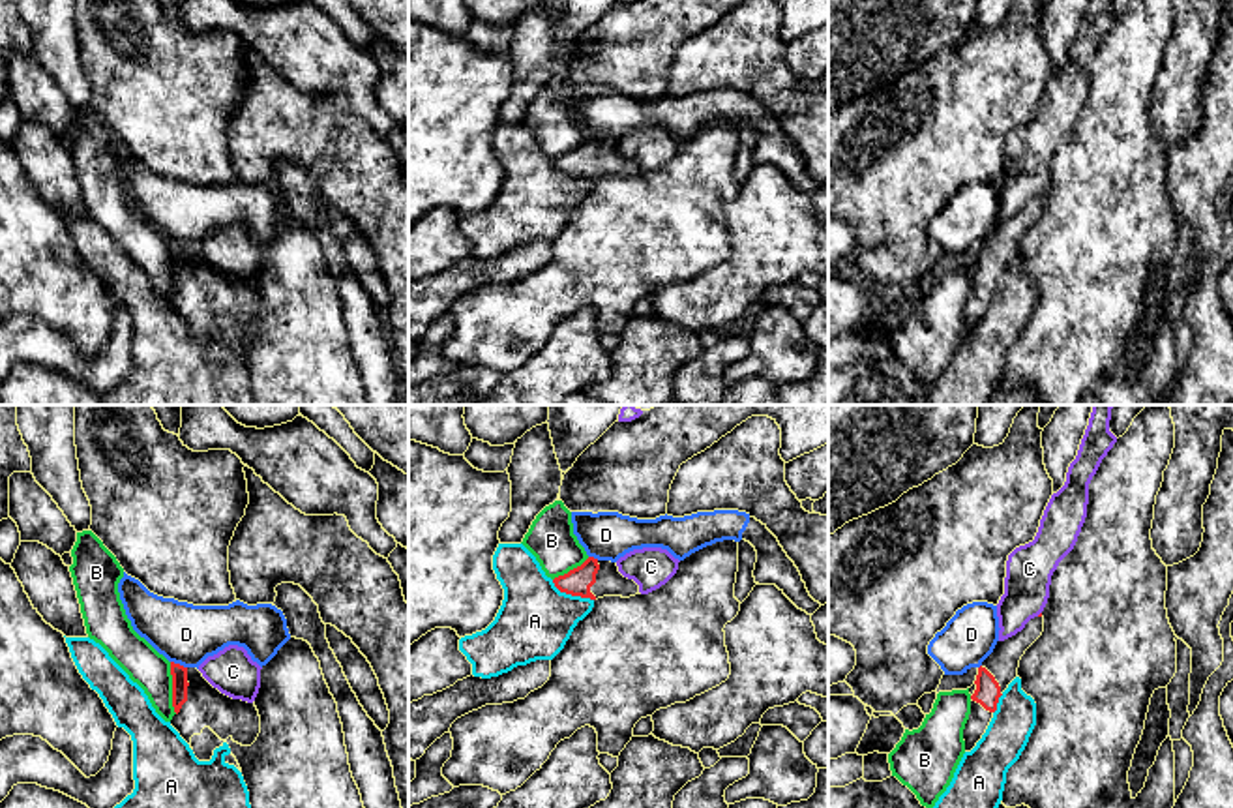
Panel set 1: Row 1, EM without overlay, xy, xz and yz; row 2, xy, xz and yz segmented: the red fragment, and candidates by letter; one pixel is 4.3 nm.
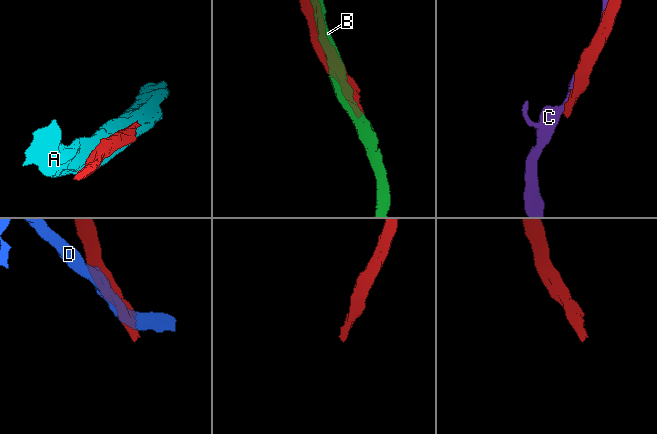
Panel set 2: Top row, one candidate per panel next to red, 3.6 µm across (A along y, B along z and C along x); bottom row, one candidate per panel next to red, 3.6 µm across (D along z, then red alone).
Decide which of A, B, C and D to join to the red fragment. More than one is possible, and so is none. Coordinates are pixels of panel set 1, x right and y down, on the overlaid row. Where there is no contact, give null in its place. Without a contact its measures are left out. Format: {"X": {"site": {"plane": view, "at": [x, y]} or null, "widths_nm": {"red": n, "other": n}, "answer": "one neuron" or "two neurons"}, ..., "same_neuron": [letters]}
{"A": {"site": {"plane": "xz", "at": [572, 595]}, "widths_nm": {"red": 120, "other": 320}, "answer": "two neurons"}, "B": {"site": {"plane": "xy", "at": [173, 688]}, "widths_nm": {"red": 70, "other": 160}, "answer": "two neurons"}, "C": {"site": null, "answer": "two neurons"}, "D": {"site": {"plane": "xy", "at": [178, 664]}, "widths_nm": {"red": 70, "other": 260}, "answer": "two neurons"}, "same_neuron": []}

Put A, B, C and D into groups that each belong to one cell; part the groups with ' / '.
A / B / C / D

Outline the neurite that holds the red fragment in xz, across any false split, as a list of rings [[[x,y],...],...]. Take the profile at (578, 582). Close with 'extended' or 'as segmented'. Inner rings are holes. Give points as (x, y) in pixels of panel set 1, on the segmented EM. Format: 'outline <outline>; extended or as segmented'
outline [[[588,557],[581,566],[553,579],[560,592],[598,600],[603,596],[630,598],[639,594],[639,585],[618,572],[616,562]]]; extended

